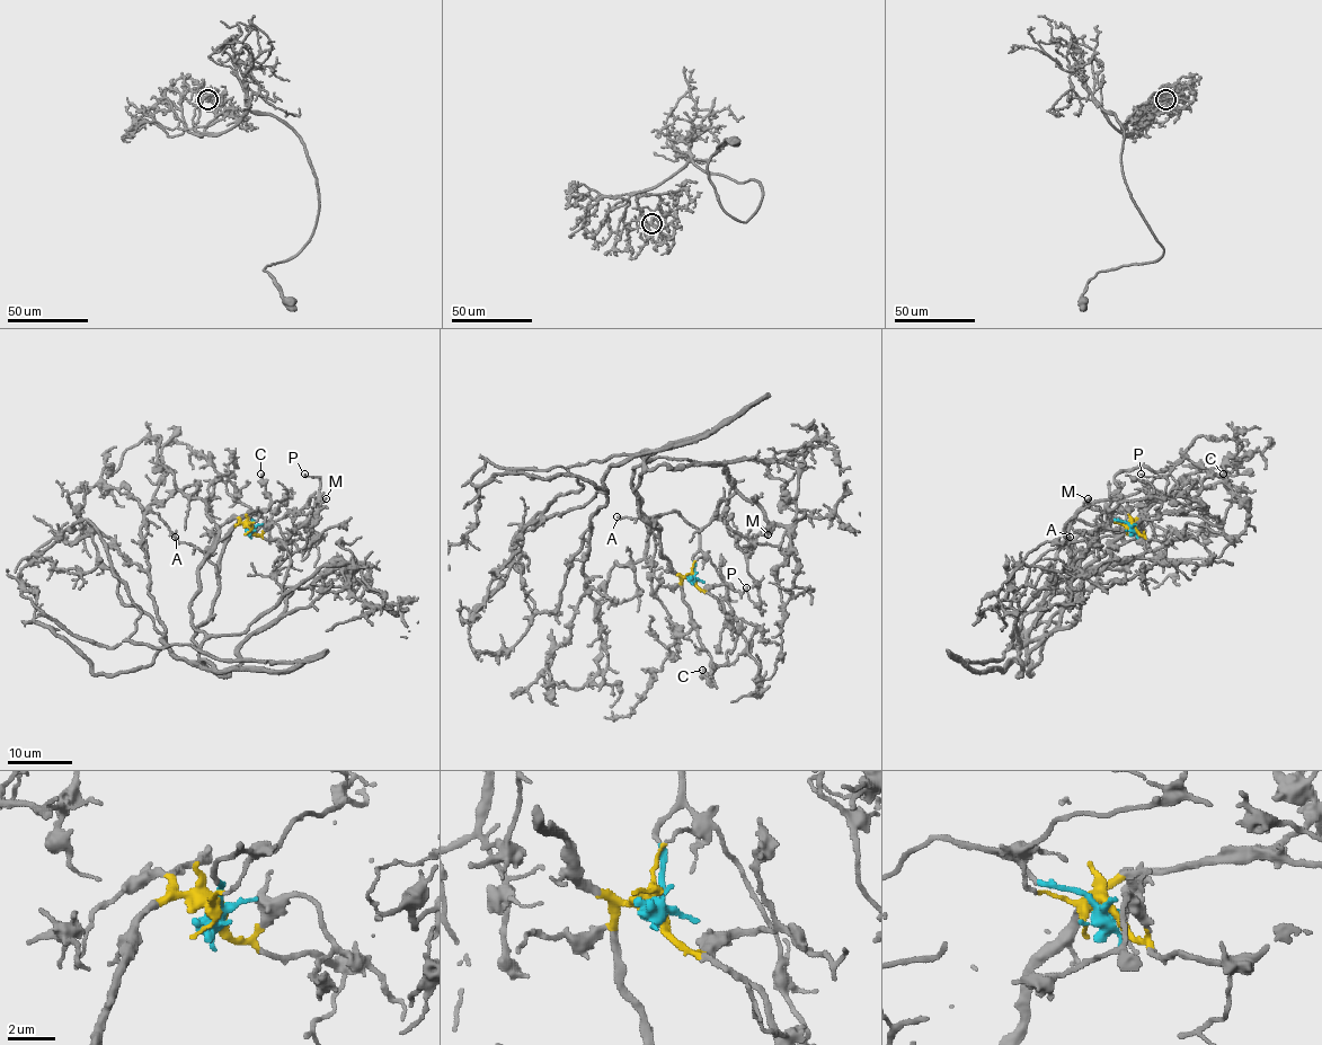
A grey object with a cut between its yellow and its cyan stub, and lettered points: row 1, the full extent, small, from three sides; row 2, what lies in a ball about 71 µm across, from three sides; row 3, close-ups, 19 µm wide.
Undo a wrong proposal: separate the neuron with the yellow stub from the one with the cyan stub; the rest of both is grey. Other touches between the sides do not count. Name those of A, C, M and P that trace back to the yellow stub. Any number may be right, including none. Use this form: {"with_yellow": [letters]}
{"with_yellow": ["A", "C"]}

